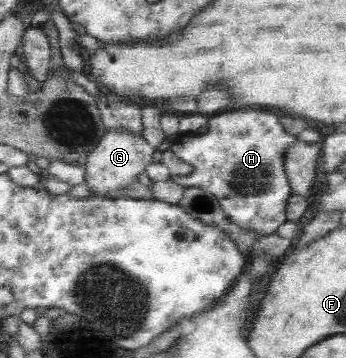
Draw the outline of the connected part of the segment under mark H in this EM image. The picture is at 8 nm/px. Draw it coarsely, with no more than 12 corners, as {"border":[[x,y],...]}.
{"border":[[226,112],[171,150],[168,180],[213,194],[230,222],[269,236],[287,222],[274,114]]}

